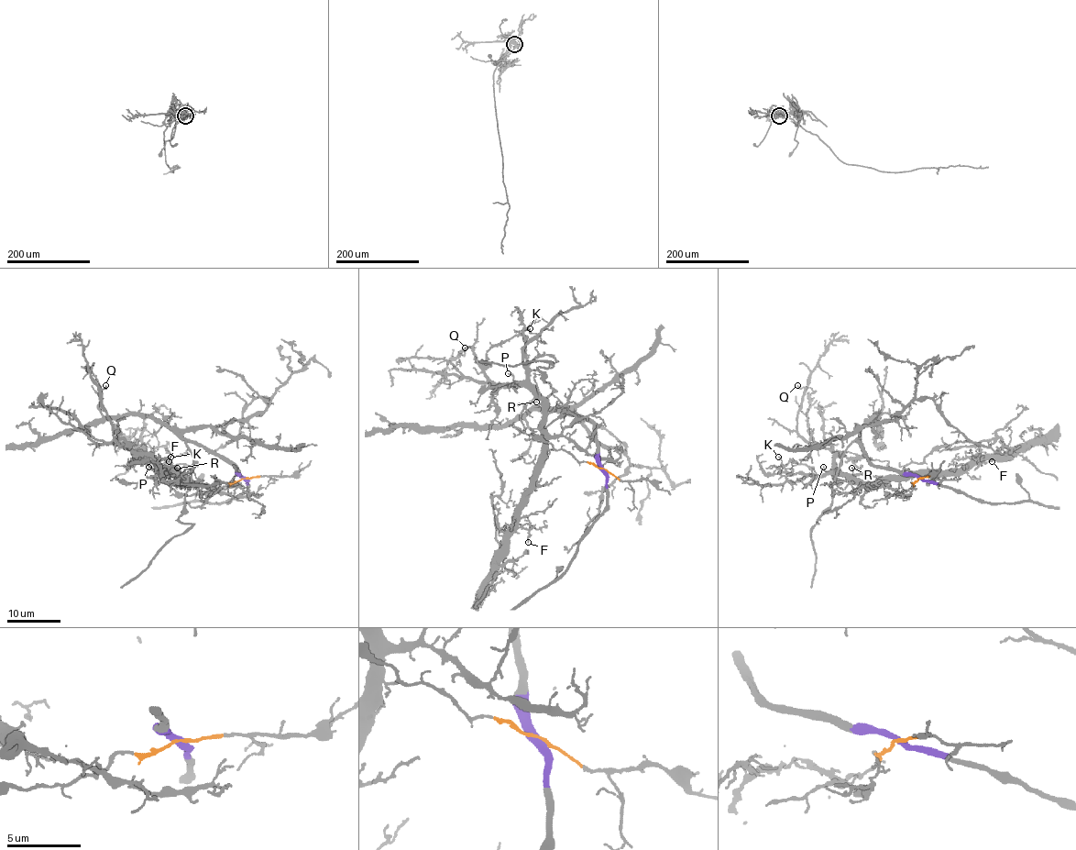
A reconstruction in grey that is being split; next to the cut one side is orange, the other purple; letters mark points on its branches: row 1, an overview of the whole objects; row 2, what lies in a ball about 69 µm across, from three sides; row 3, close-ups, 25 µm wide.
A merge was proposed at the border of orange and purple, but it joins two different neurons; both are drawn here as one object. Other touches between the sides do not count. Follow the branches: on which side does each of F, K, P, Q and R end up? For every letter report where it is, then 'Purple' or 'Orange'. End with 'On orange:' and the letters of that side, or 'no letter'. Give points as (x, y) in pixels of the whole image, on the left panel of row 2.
F: Place: (169, 461). Orange
K: Place: (170, 457). Orange
P: Place: (148, 467). Orange
Q: Place: (105, 385). Orange
R: Place: (177, 468). Orange
On orange: F, K, P, Q, R

